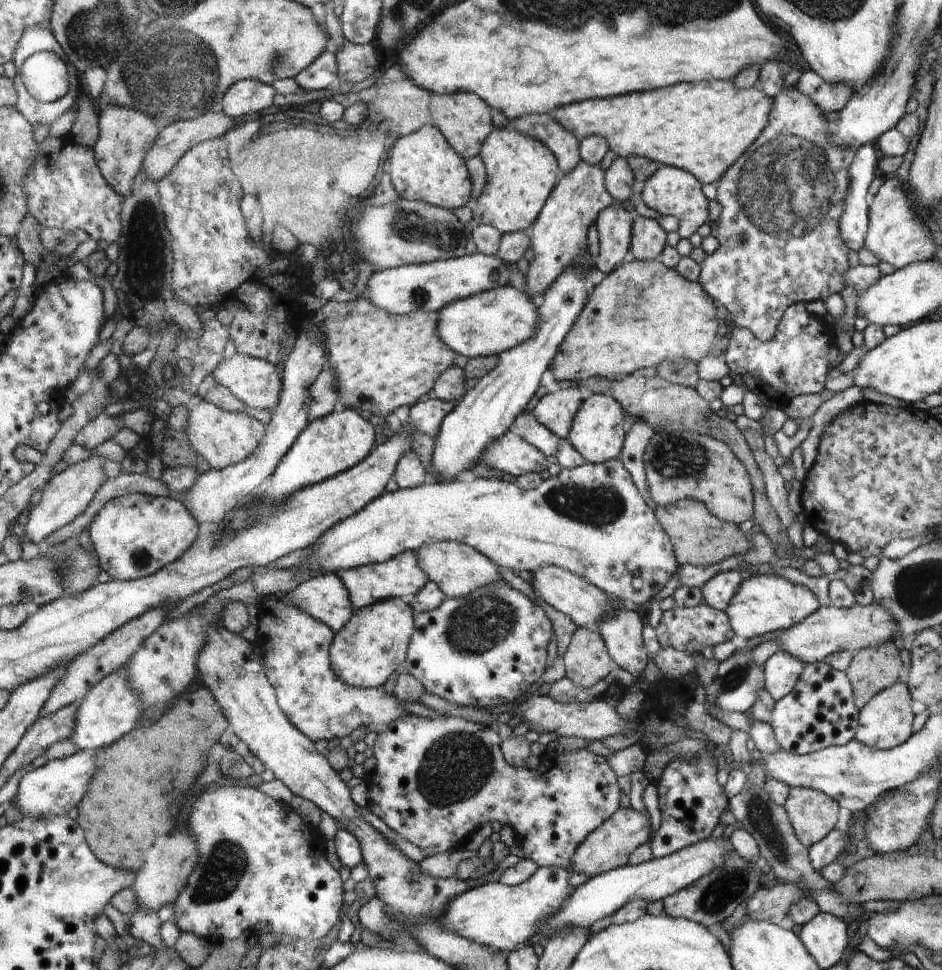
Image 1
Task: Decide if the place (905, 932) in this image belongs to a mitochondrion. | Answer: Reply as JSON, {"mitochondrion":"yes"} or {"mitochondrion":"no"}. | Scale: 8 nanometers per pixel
{"mitochondrion":"no"}

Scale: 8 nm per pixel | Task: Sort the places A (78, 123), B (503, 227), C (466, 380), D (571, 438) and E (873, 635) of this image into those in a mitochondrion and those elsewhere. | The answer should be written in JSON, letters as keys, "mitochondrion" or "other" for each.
{"A":"other","B":"other","C":"other","D":"other","E":"other"}

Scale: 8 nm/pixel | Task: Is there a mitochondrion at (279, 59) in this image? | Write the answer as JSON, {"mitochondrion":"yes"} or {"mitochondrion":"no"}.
{"mitochondrion":"yes"}

